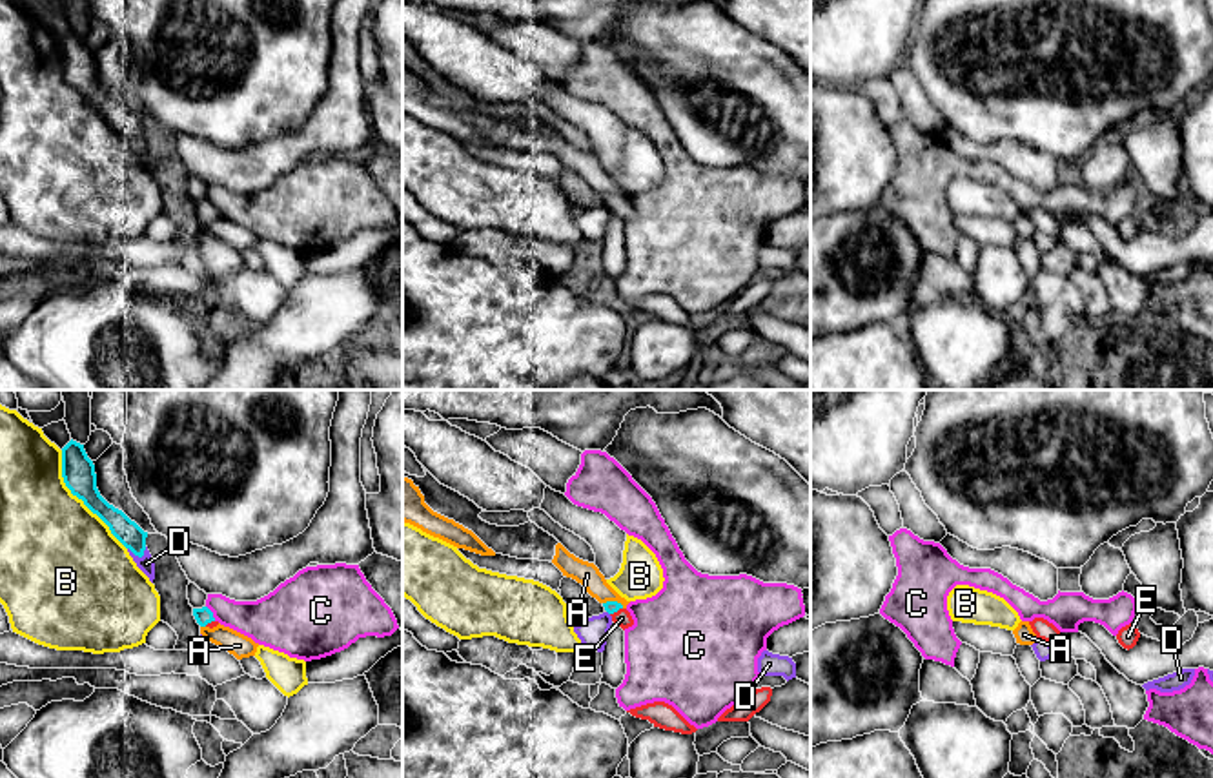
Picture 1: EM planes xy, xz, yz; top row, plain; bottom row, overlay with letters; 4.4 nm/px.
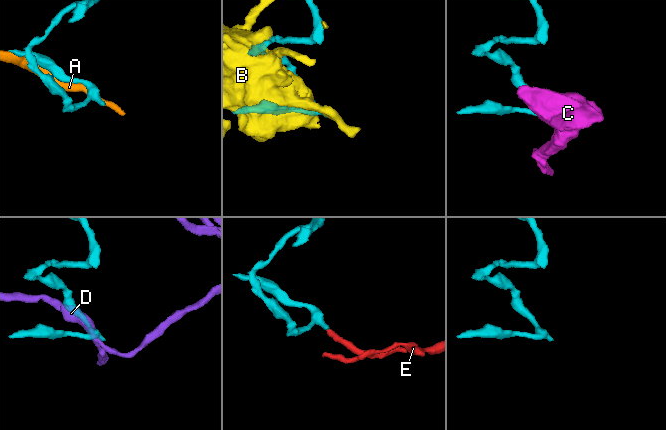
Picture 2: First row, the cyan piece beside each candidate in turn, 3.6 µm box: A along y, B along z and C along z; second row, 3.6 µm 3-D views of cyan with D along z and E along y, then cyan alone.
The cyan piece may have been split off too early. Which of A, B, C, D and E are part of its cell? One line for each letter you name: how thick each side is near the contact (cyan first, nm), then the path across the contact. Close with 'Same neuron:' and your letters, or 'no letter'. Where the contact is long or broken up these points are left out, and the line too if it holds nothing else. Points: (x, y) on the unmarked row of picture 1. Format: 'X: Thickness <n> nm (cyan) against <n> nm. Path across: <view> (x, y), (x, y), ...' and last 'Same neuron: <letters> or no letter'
Same neuron: no letter

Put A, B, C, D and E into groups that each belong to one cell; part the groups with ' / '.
A / B / C / D / E

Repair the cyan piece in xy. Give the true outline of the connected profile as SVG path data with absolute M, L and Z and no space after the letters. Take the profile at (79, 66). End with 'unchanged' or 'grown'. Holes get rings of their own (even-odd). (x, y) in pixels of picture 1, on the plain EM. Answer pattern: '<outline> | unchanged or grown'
M73 31L62 40L62 69L71 86L82 91L126 140L138 149L144 148L148 124L100 87L95 56L84 36Z | unchanged

